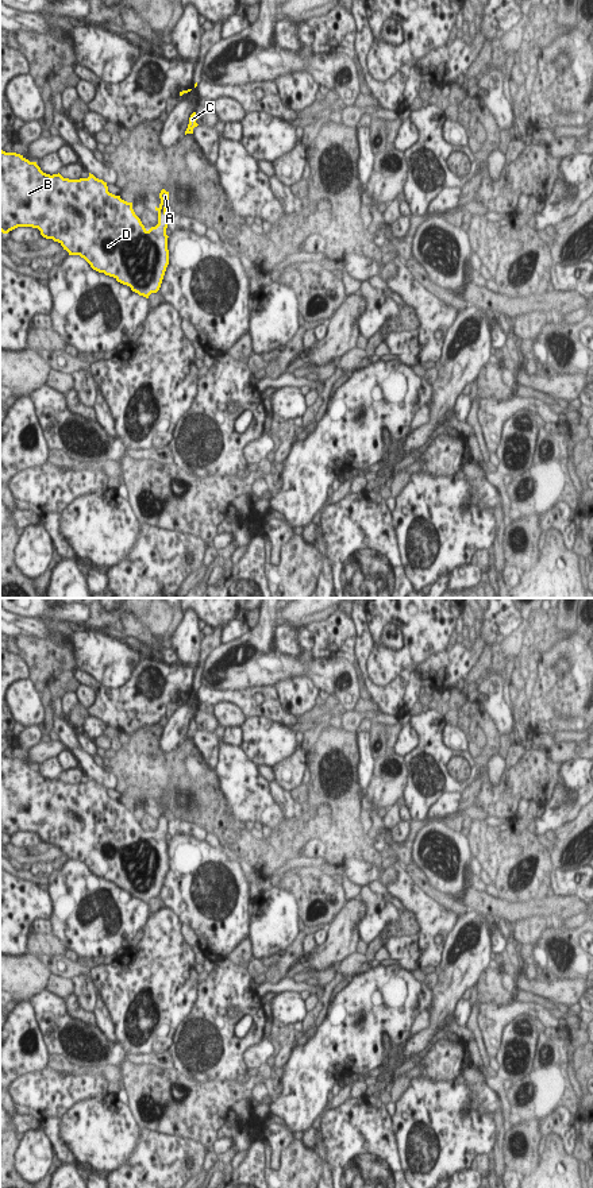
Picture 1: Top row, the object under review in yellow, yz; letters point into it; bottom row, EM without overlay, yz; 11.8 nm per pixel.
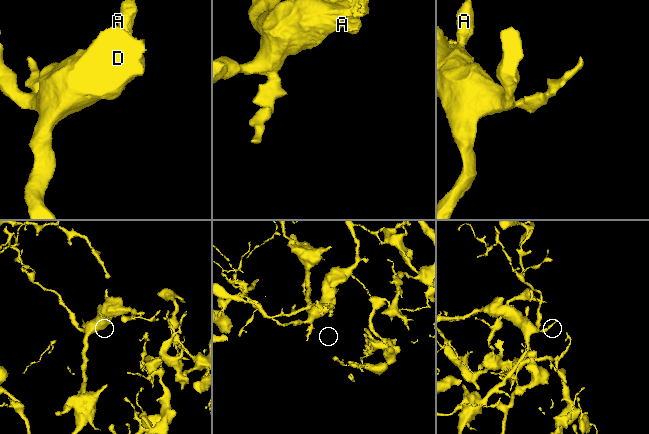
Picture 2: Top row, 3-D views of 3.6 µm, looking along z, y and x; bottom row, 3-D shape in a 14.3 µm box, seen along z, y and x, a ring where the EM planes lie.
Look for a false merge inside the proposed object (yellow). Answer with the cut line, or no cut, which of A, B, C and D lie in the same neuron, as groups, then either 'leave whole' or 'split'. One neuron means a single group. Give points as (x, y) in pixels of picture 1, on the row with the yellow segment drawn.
cut none; groups A B C D; leave whole

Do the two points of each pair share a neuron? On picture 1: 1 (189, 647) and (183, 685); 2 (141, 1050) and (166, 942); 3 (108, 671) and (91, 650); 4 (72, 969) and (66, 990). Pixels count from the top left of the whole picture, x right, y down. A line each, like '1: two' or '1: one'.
1: two
2: one
3: one
4: two

